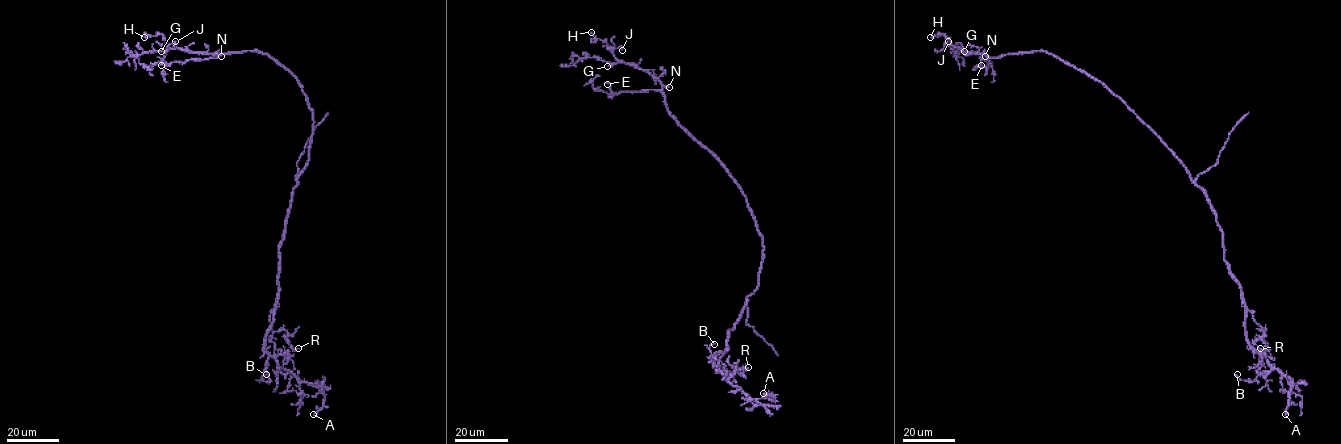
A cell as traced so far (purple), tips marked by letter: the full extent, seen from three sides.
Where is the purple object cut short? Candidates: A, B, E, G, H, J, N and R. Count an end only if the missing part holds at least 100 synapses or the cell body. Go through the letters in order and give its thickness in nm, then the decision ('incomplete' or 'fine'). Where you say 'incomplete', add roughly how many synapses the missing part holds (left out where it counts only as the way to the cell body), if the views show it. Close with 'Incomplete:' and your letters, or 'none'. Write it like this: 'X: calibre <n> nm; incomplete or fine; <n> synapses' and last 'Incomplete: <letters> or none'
A: calibre 110 nm; fine
B: calibre 100 nm; fine
E: calibre 220 nm; fine
G: calibre 200 nm; fine
H: calibre 160 nm; fine
J: calibre 80 nm; fine
N: calibre 120 nm; fine
R: calibre 80 nm; fine
Incomplete: none

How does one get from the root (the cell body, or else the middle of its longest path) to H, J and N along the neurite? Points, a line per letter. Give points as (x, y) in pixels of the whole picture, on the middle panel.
H: (759, 270), (763, 237), (735, 179), (670, 113), (662, 84), (646, 72), (621, 62), (611, 48), (591, 32)
J: (759, 270), (763, 237), (737, 183), (670, 113), (662, 84), (613, 54), (614, 48), (622, 50)
N: (759, 270), (763, 237), (747, 199), (727, 169), (670, 113), (663, 91), (664, 86), (669, 87)

